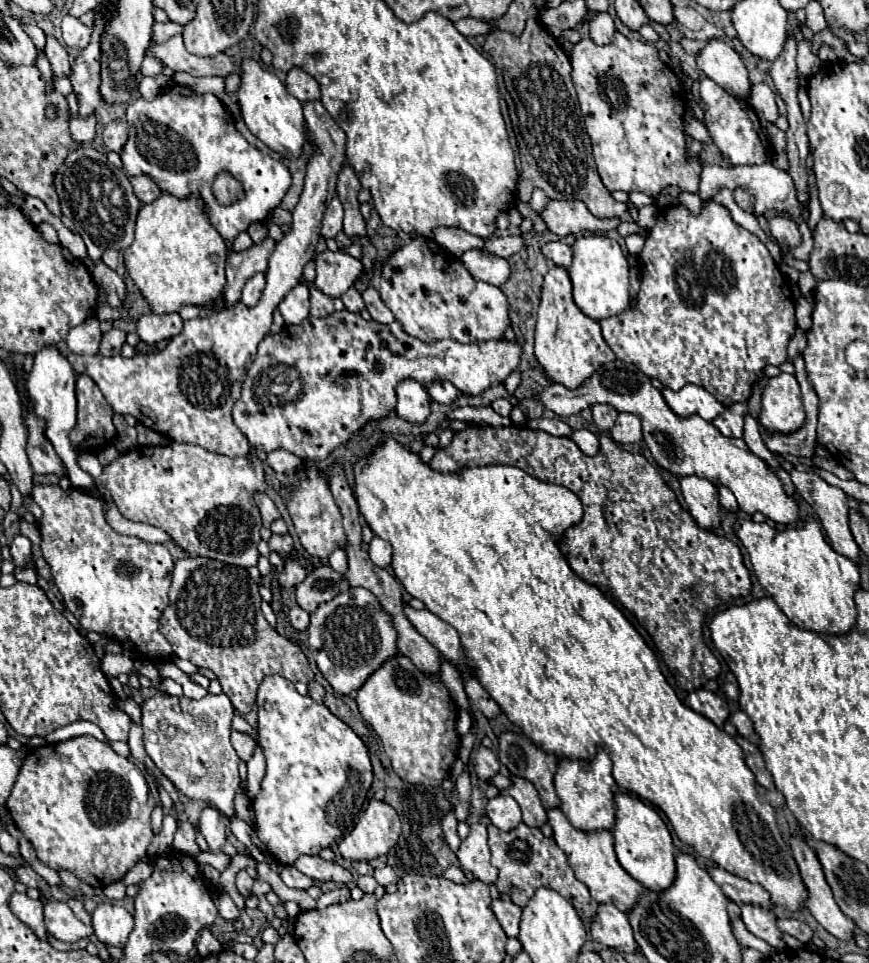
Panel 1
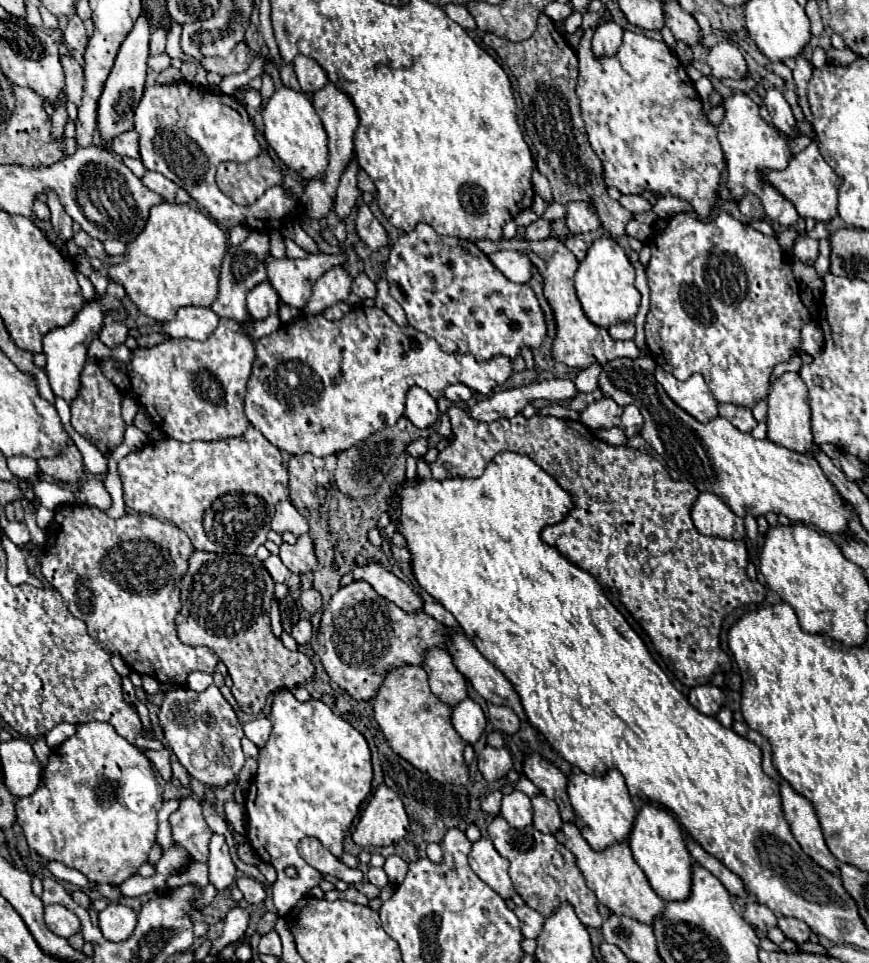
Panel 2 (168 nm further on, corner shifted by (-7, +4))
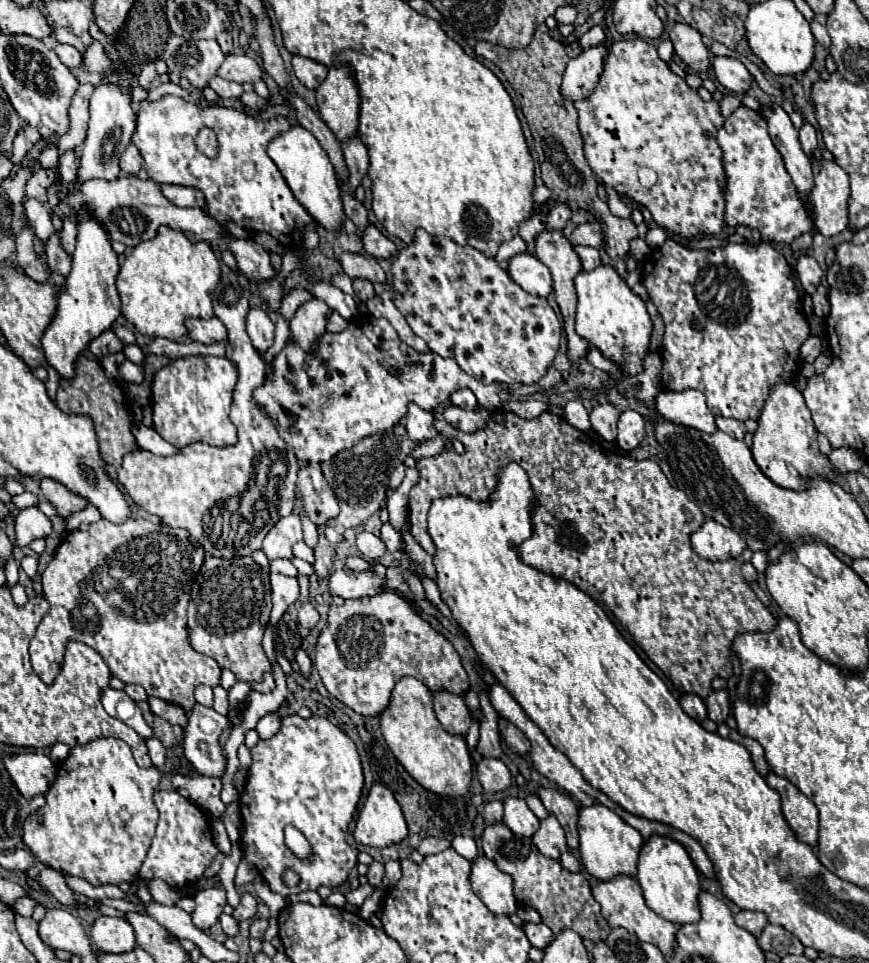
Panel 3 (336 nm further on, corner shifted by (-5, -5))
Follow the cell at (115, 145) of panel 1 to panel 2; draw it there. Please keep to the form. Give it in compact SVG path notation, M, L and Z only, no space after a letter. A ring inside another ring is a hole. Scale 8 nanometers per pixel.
M128 130L120 136L114 138L112 142L112 150L118 156L130 156L130 158L140 158L138 156L138 132L136 130Z

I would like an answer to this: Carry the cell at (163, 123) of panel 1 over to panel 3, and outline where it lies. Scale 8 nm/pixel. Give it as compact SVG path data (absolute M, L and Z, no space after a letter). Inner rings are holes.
M164 95L154 103L140 103L132 143L140 149L146 173L152 181L160 185L196 187L204 191L206 211L210 211L218 223L226 225L226 221L232 219L246 231L266 231L282 247L292 249L302 245L304 231L312 223L312 217L294 199L282 173L266 153L268 143L288 129L290 121L282 115L262 121L244 111L224 107L200 109L182 97ZM202 127L210 127L218 135L220 151L216 159L208 159L196 149L194 139Z

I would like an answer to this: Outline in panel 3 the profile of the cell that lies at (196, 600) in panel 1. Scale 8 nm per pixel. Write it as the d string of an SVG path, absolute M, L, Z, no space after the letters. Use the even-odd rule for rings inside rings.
M206 557L188 605L190 645L198 653L212 657L220 667L234 671L238 679L262 681L264 673L270 671L268 657L262 649L262 633L270 609L270 579L252 557Z

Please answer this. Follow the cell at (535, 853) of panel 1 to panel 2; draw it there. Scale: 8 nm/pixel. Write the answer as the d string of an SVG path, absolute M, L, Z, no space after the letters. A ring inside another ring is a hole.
M496 816L488 826L490 840L500 856L510 862L510 878L514 882L514 890L522 896L522 900L540 912L542 916L550 916L562 902L570 902L584 926L602 926L610 916L610 910L596 898L594 890L586 886L586 878L576 866L574 854L556 842L552 834L542 834L534 826L526 826L522 830L510 828L502 816Z

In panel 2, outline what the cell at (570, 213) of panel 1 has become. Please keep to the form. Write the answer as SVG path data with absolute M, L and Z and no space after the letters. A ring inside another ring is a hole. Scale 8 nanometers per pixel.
M568 202L566 204L566 226L574 234L594 232L600 228L600 220L590 202Z

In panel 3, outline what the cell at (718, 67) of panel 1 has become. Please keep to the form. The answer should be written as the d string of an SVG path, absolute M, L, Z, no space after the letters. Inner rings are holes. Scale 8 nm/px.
M714 57L712 63L718 81L736 95L744 95L751 86L752 75L748 69L734 57Z

